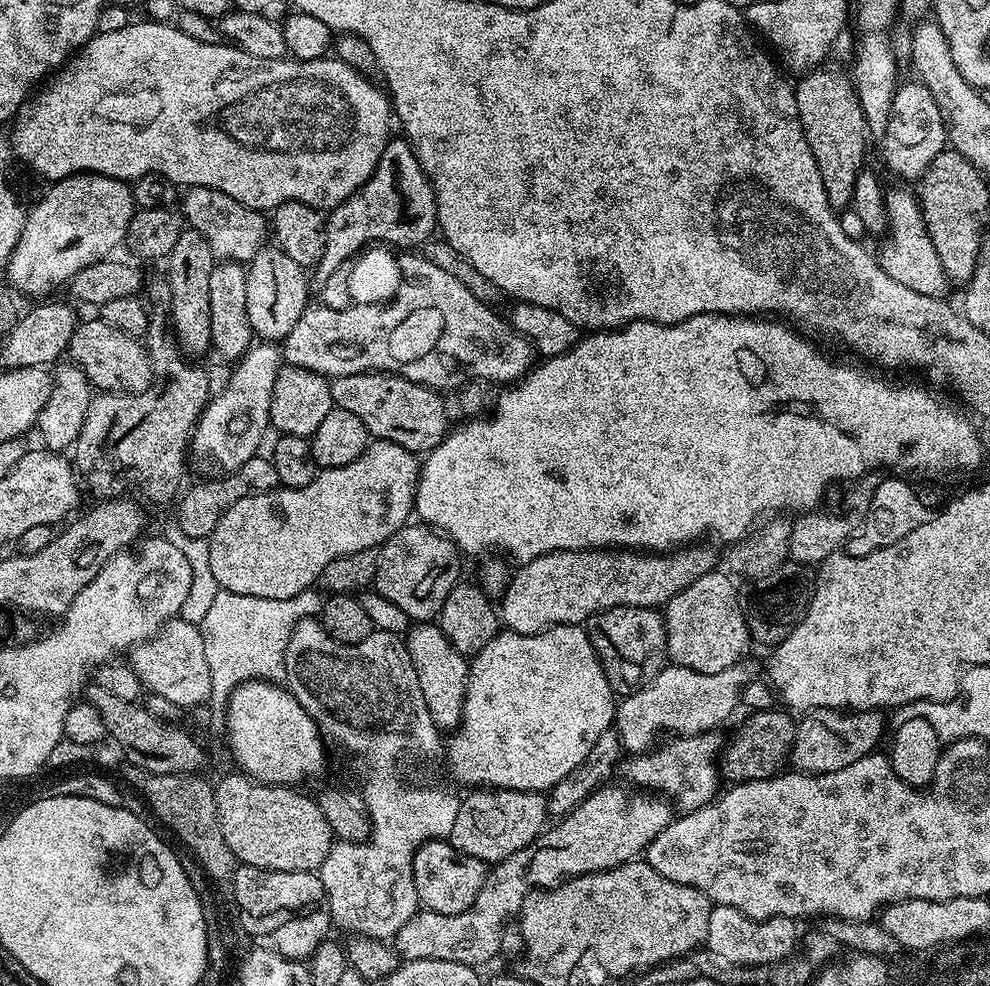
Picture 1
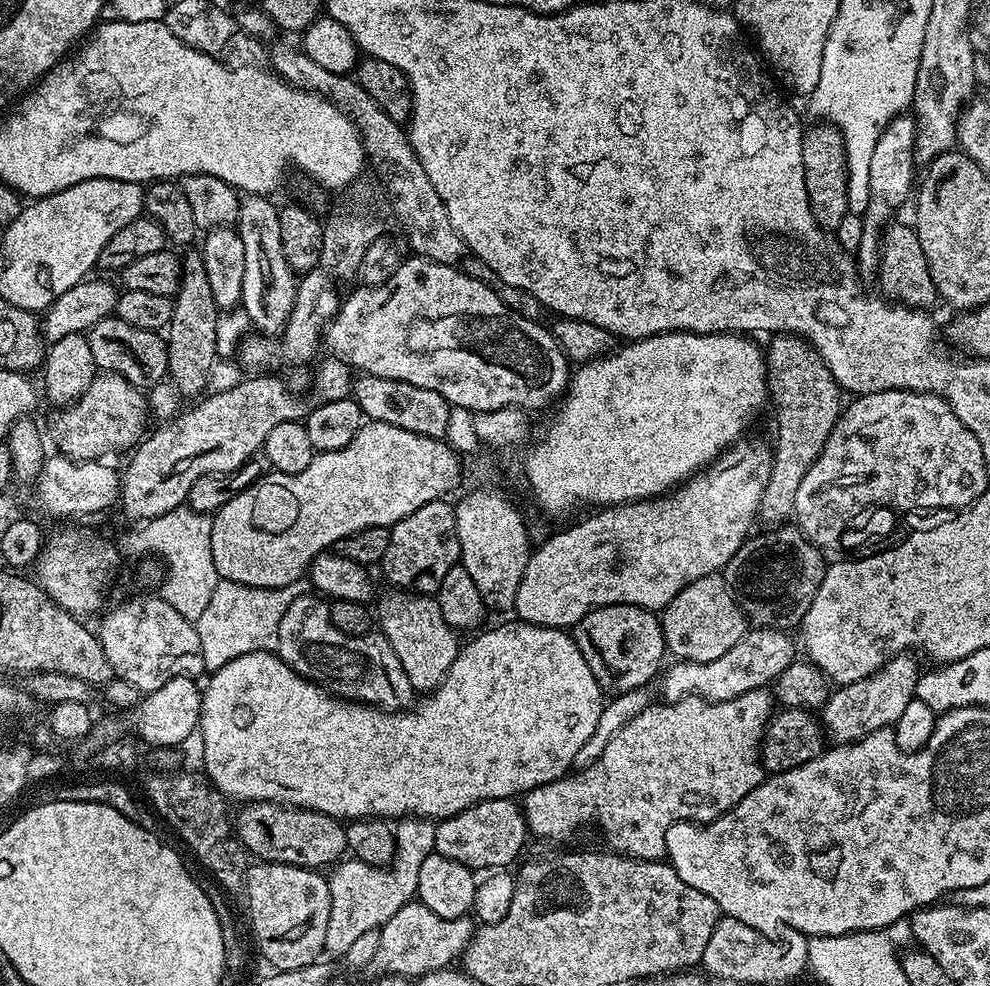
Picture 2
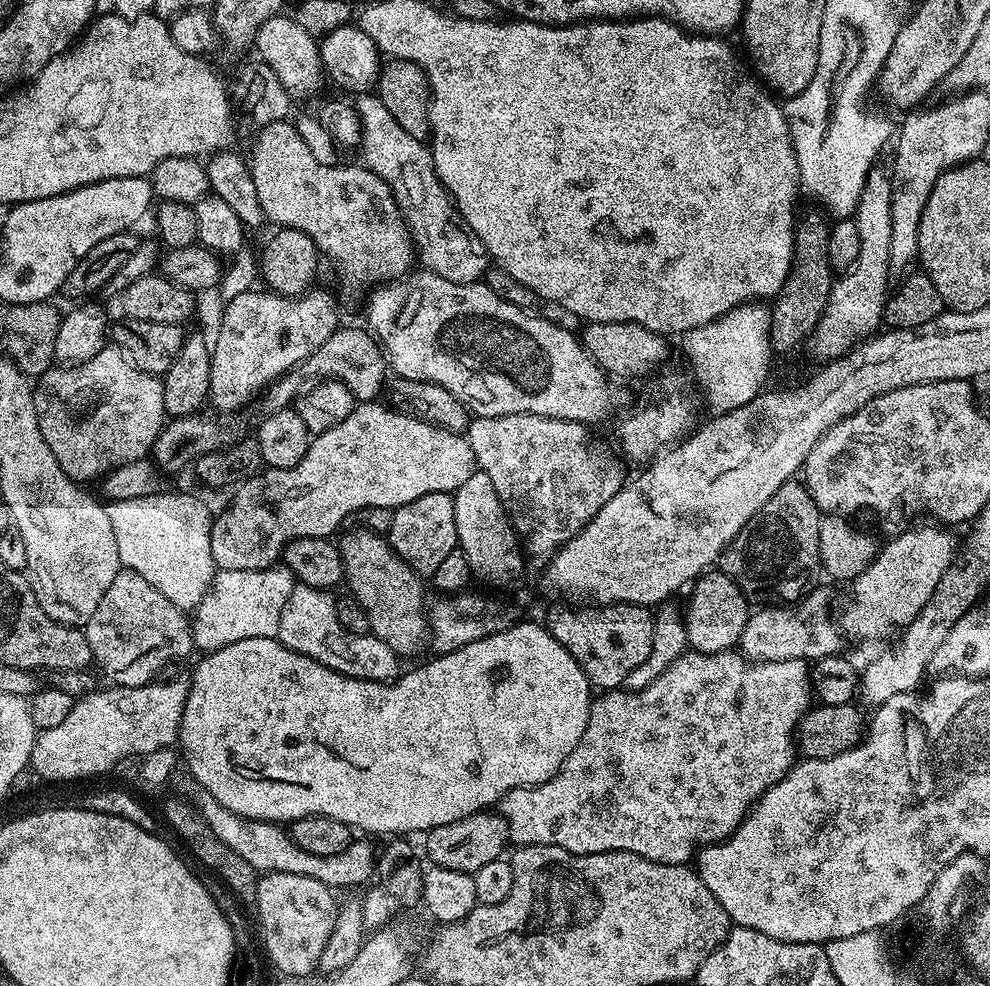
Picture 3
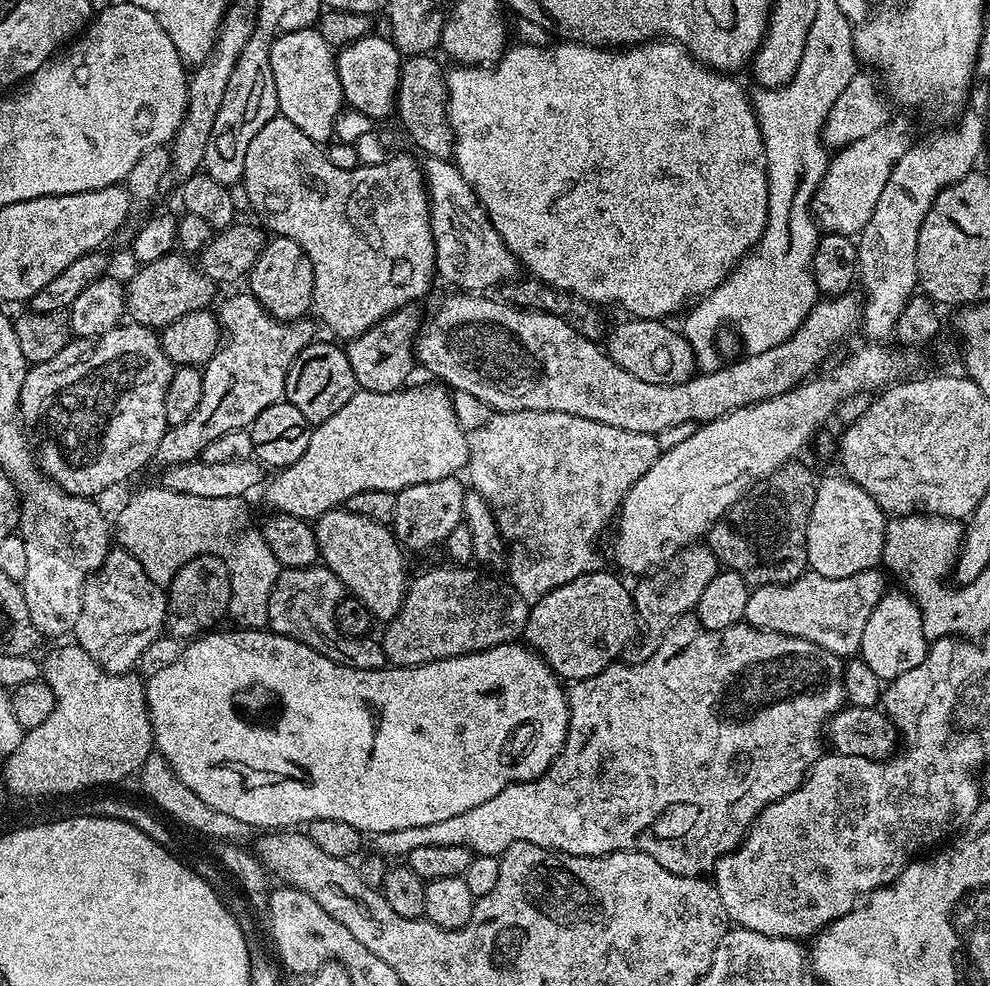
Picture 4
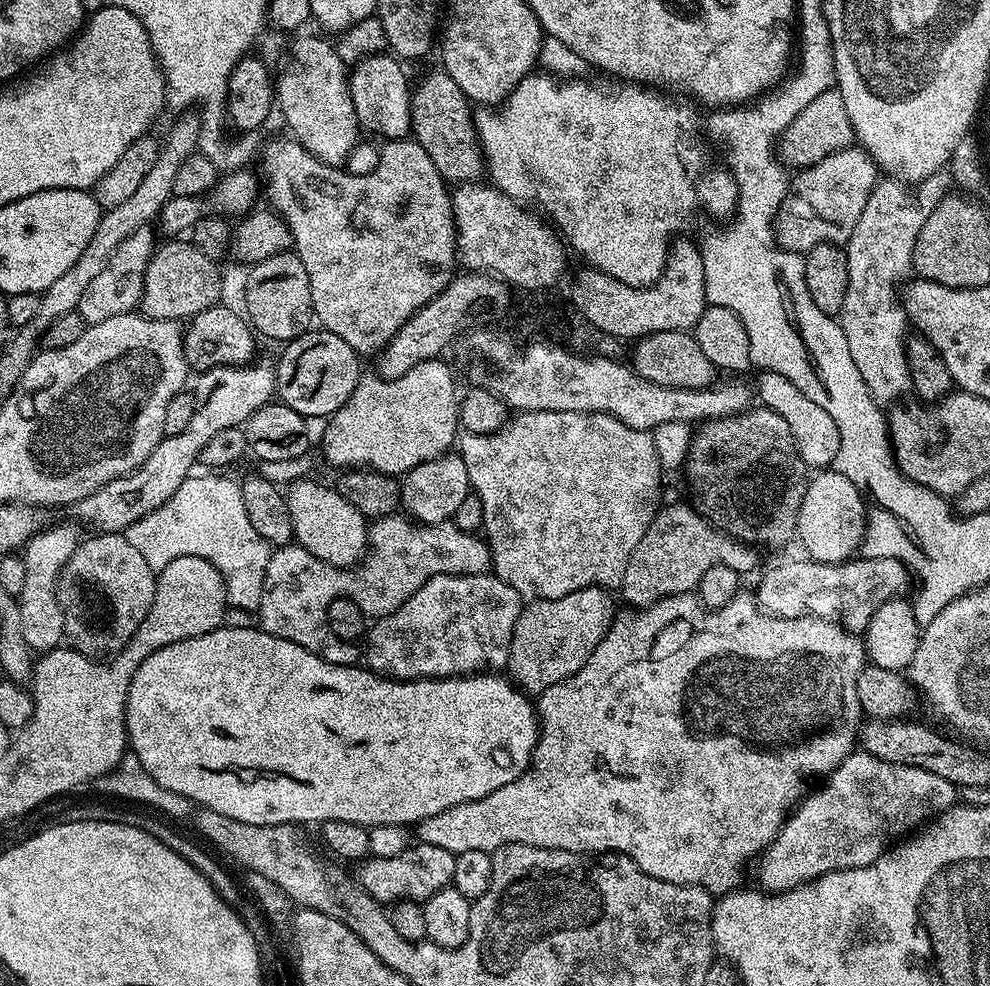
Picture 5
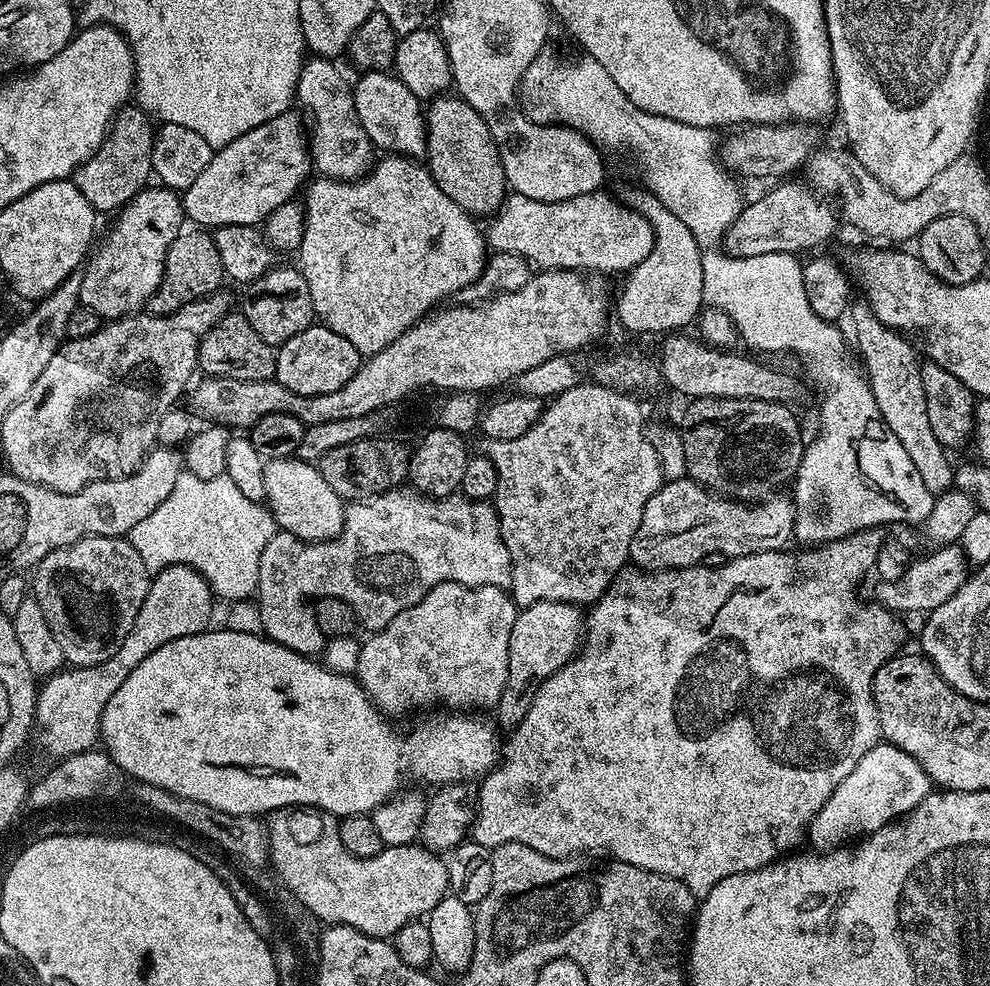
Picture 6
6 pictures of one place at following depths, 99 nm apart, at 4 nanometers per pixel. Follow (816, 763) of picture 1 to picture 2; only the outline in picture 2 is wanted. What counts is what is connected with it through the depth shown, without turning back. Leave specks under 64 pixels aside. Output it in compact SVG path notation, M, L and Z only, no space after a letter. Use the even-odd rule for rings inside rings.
M909 653L889 657L879 671L866 679L858 679L841 685L830 695L821 707L820 718L829 737L835 743L852 743L870 735L876 729L893 727L902 716L902 711L915 699L920 669Z

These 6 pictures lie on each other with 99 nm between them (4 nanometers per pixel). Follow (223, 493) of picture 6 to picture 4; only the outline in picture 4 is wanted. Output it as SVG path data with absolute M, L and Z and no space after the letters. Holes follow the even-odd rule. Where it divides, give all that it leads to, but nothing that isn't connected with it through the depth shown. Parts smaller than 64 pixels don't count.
M159 486L148 488L137 496L132 496L124 504L124 509L114 516L114 540L121 549L128 551L138 560L139 565L158 586L164 586L164 528L180 528L180 524L192 524L192 528L208 528L212 532L213 556L226 558L230 576L230 602L227 615L240 628L265 627L268 619L268 603L270 592L274 590L274 582L282 571L278 558L270 554L270 546L266 546L263 535L252 528L244 528L248 520L244 517L245 501L239 496L230 498L196 498L194 494L174 494Z

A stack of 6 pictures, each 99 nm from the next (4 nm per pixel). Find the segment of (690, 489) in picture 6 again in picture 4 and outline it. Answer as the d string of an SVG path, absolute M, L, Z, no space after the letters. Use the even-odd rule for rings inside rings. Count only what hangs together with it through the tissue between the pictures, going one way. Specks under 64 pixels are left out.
M697 542L681 548L671 560L667 561L658 571L647 578L641 579L637 588L632 592L632 607L636 610L636 618L641 629L644 628L653 638L659 638L678 620L685 619L695 609L696 603L702 598L702 590L710 586L710 578L714 578L722 571L719 558L713 554L707 543Z

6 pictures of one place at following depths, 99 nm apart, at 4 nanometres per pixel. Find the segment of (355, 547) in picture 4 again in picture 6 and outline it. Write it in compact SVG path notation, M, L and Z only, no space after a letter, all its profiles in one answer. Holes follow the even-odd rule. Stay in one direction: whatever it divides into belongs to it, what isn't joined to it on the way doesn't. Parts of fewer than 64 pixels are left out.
M278 456L264 466L266 507L276 517L279 531L294 534L299 540L333 540L344 525L345 501L330 488L315 463Z

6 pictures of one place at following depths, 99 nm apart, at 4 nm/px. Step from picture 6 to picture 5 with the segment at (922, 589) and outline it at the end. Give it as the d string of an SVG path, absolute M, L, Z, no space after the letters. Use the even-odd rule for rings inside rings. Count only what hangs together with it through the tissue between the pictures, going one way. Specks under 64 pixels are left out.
M890 557L854 558L842 564L824 564L811 558L776 564L760 580L754 599L770 616L818 616L835 620L845 629L863 633L875 611L887 600L907 597L909 565Z

